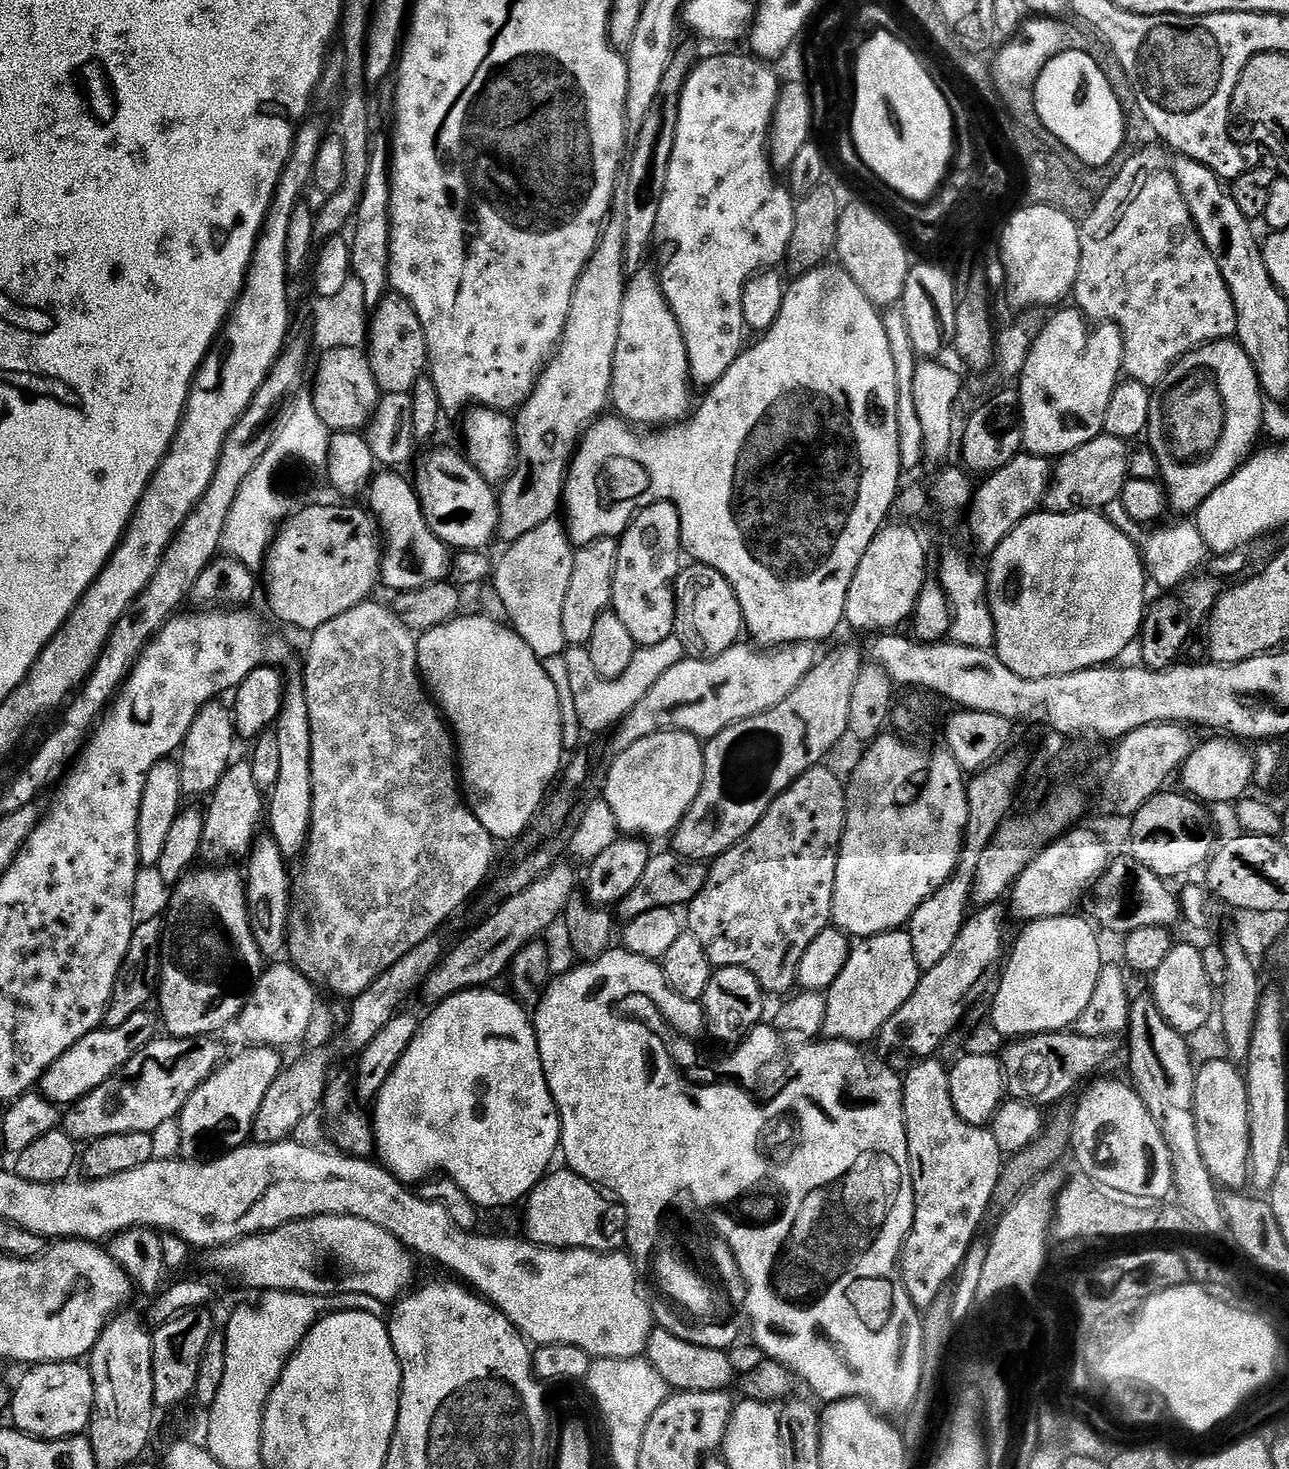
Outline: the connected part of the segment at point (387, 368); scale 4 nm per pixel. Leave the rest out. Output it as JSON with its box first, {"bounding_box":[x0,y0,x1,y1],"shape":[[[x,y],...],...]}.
{"bounding_box":[366,291,428,393],"shape":[[[389,291],[375,305],[368,325],[366,355],[381,393],[411,393],[425,375],[428,366],[426,334],[422,322],[418,322],[418,314],[414,314],[414,306],[410,306],[402,294]]]}

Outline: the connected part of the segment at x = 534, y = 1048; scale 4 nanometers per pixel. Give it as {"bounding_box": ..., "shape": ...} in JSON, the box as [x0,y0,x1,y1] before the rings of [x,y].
{"bounding_box":[374,986,561,1208],"shape":[[[492,986],[468,988],[465,992],[455,992],[450,998],[435,1005],[431,1009],[432,1013],[420,1020],[420,1029],[416,1031],[416,1037],[412,1039],[410,1046],[406,1046],[406,1054],[402,1054],[398,1066],[394,1066],[390,1078],[386,1078],[382,1090],[376,1095],[374,1101],[374,1107],[376,1107],[375,1155],[381,1156],[379,1159],[387,1165],[392,1175],[405,1186],[416,1186],[412,1184],[434,1175],[435,1172],[445,1172],[480,1208],[508,1208],[516,1203],[519,1205],[528,1193],[548,1175],[553,1167],[552,1159],[561,1151],[560,1112],[556,1109],[556,1103],[546,1082],[533,1017],[529,1013],[528,1016],[524,1013],[525,1005],[519,999],[513,998],[507,991],[506,993],[495,992],[494,989],[495,987]]]}

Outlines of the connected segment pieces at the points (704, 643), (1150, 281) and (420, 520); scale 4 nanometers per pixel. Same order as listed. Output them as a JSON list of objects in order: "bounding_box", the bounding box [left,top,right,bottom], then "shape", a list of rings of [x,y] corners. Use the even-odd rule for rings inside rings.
[{"bounding_box":[675,563,743,658],"shape":[[[689,563],[676,579],[676,630],[675,635],[686,646],[687,655],[700,652],[705,658],[715,656],[716,632],[728,632],[733,628],[743,633],[742,606],[736,603],[736,594],[722,573],[705,564]],[[697,641],[701,641],[700,644]]]},{"bounding_box":[1074,147,1236,386],"shape":[[[1163,147],[1160,148],[1144,148],[1141,150],[1141,152],[1134,153],[1133,156],[1130,157],[1129,160],[1121,166],[1120,173],[1118,173],[1117,176],[1113,175],[1111,177],[1108,189],[1106,189],[1105,192],[1100,195],[1100,201],[1097,202],[1095,210],[1092,211],[1090,215],[1083,217],[1082,223],[1080,224],[1080,265],[1078,266],[1078,278],[1076,279],[1076,287],[1074,289],[1075,307],[1079,309],[1079,311],[1083,312],[1089,320],[1093,322],[1107,322],[1109,324],[1116,324],[1118,326],[1118,330],[1124,339],[1124,366],[1122,369],[1123,375],[1129,380],[1137,380],[1138,382],[1142,382],[1143,384],[1147,384],[1149,386],[1155,386],[1159,384],[1160,379],[1164,377],[1169,370],[1172,369],[1172,366],[1176,363],[1176,361],[1183,358],[1186,353],[1192,352],[1195,348],[1200,347],[1201,344],[1206,344],[1214,340],[1227,340],[1229,338],[1235,337],[1236,334],[1236,307],[1234,306],[1234,298],[1230,294],[1230,290],[1222,278],[1222,270],[1218,270],[1218,262],[1214,258],[1214,254],[1210,254],[1210,250],[1206,246],[1206,242],[1200,236],[1200,231],[1196,228],[1194,218],[1190,214],[1190,210],[1182,198],[1182,190],[1178,190],[1178,182],[1172,173],[1172,165],[1170,163],[1169,157],[1164,157],[1165,149]]]},{"bounding_box":[370,470,453,594],"shape":[[[384,470],[381,472],[370,484],[370,495],[372,494],[370,511],[378,523],[380,523],[380,531],[383,539],[386,541],[384,562],[380,565],[380,578],[383,587],[393,588],[393,593],[399,594],[402,592],[413,592],[431,584],[447,581],[450,576],[453,557],[450,555],[448,545],[443,544],[430,530],[420,505],[420,498],[416,495],[415,487],[409,481],[407,484],[402,477],[395,476],[397,474],[395,471]]]}]

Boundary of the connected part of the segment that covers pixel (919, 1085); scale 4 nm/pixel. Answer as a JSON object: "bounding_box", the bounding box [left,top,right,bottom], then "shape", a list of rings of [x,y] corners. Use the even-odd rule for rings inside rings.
{"bounding_box":[900,1059,1006,1310],"shape":[[[938,1059],[917,1060],[902,1076],[904,1125],[914,1190],[914,1222],[910,1234],[904,1239],[904,1251],[900,1253],[900,1278],[913,1306],[918,1310],[928,1308],[939,1292],[949,1287],[962,1268],[967,1252],[977,1239],[976,1231],[980,1223],[986,1220],[1000,1170],[1006,1161],[992,1131],[987,1127],[970,1126],[960,1117],[958,1110],[954,1110],[954,1100],[950,1098],[949,1069],[946,1064],[944,1068],[943,1062]]]}

